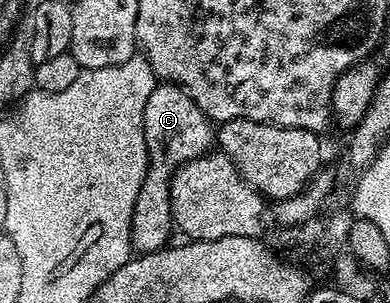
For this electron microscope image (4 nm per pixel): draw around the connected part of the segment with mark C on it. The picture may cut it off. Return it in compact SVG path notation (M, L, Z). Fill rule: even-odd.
M160 82L150 98L146 98L144 137L148 169L142 182L142 190L138 190L138 202L134 202L132 215L132 251L136 254L157 252L171 241L168 239L174 233L174 225L170 210L170 182L187 160L198 158L213 147L214 128L183 88L177 84Z

